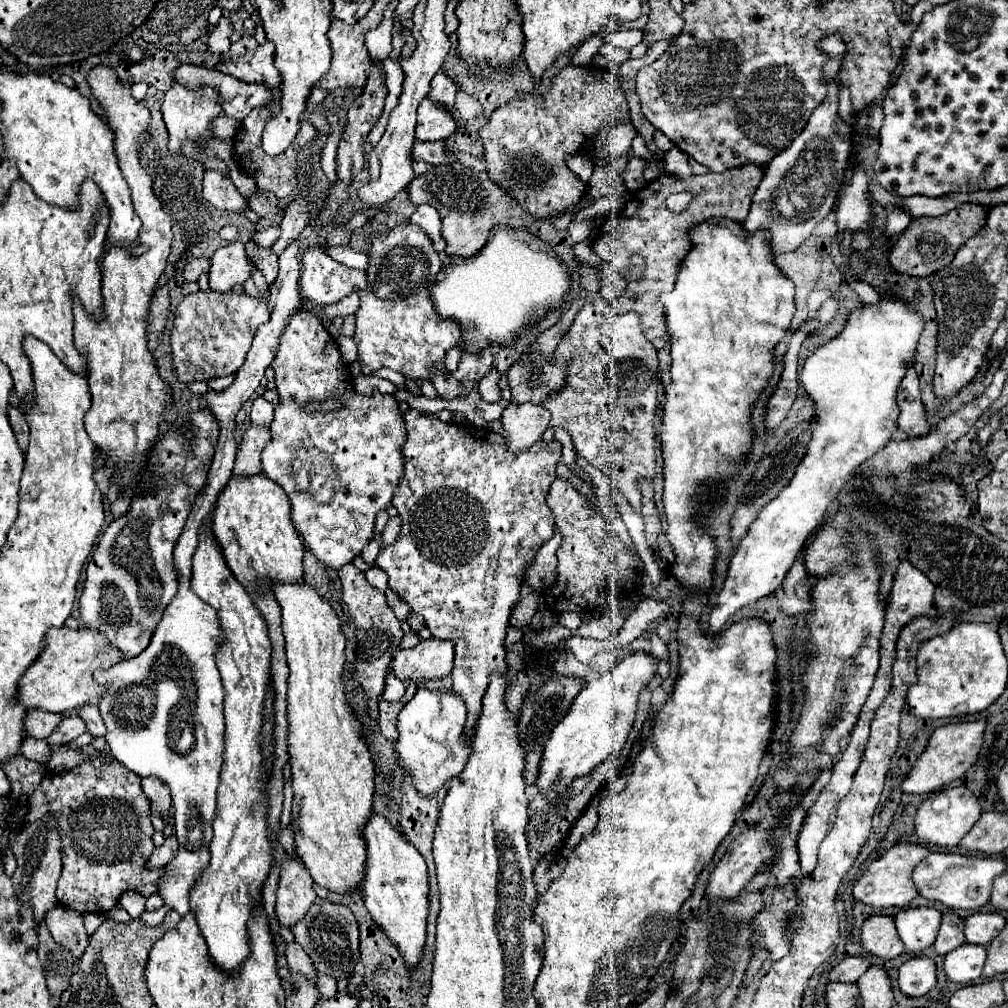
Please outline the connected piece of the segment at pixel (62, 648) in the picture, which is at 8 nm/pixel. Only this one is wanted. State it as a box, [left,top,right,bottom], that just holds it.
[18,626,122,712]

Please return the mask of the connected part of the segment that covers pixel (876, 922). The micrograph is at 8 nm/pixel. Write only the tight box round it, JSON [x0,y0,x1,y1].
[862,916,904,960]

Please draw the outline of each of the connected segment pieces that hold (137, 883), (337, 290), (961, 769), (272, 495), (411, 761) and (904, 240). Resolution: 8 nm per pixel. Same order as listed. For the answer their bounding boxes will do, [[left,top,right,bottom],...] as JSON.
[[28,760,166,914],[300,244,368,310],[902,720,986,794],[212,474,306,590],[396,688,473,794],[890,204,988,276]]

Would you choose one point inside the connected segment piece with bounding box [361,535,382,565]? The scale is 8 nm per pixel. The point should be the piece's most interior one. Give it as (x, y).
(370, 552)

